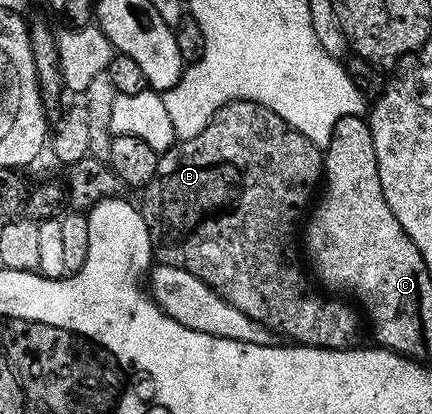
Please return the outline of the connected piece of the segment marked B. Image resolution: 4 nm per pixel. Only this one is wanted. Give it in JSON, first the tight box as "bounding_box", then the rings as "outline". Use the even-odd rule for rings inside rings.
{"bounding_box":[141,99,359,348],"outline":[[[235,99],[232,103],[227,103],[221,109],[217,109],[217,113],[208,126],[201,133],[197,133],[197,137],[182,140],[178,145],[170,147],[168,151],[162,152],[159,156],[157,173],[153,177],[153,181],[149,181],[142,192],[142,195],[144,195],[143,203],[141,202],[143,220],[149,229],[149,237],[151,238],[152,256],[159,263],[180,267],[189,273],[193,273],[193,277],[201,277],[201,281],[205,281],[205,285],[214,289],[222,299],[229,301],[229,305],[233,305],[233,309],[241,309],[241,313],[245,313],[254,323],[260,323],[276,336],[288,335],[291,338],[288,340],[308,347],[350,348],[356,342],[354,339],[359,335],[359,319],[355,316],[356,308],[342,298],[328,297],[326,294],[323,294],[324,296],[318,295],[311,288],[312,280],[309,278],[305,267],[305,272],[303,272],[303,267],[299,264],[299,255],[301,259],[301,224],[304,222],[305,216],[308,214],[309,208],[321,187],[323,156],[324,152],[316,143],[309,141],[308,137],[303,136],[297,129],[290,127],[277,113],[271,112],[270,109],[263,107],[260,103],[255,103],[251,99]]]}

